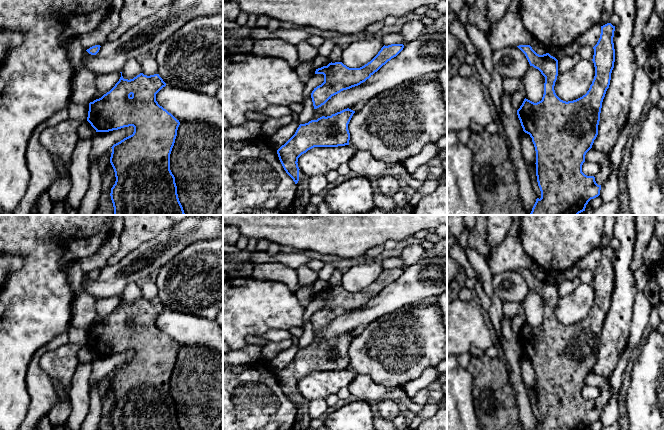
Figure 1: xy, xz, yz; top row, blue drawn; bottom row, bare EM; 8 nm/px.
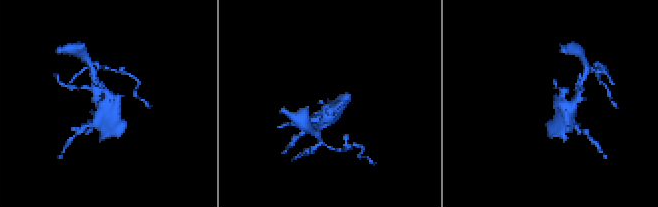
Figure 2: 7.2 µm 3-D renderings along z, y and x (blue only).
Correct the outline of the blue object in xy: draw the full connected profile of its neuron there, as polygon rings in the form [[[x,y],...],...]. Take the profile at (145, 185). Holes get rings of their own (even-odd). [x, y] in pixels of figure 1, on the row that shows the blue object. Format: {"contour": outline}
{"contour": [[[122,72],[120,73],[119,81],[109,92],[89,103],[87,117],[87,121],[96,132],[109,132],[124,127],[134,127],[132,135],[111,147],[110,163],[116,177],[110,193],[114,215],[185,215],[178,198],[175,177],[170,170],[170,154],[180,122],[156,101],[156,94],[166,86],[166,83],[159,74],[147,76],[140,73],[128,80],[123,78]]]}

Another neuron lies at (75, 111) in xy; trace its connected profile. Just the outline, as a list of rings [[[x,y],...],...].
[[[70,102],[68,107],[68,119],[87,121],[89,104],[75,104]]]

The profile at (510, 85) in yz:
[[[523,77],[522,78],[503,78],[504,92],[512,96],[518,90],[525,93]]]

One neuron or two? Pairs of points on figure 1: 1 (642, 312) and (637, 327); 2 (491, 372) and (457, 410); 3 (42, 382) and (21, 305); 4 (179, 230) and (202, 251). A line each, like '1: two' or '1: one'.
1: one
2: two
3: two
4: two

